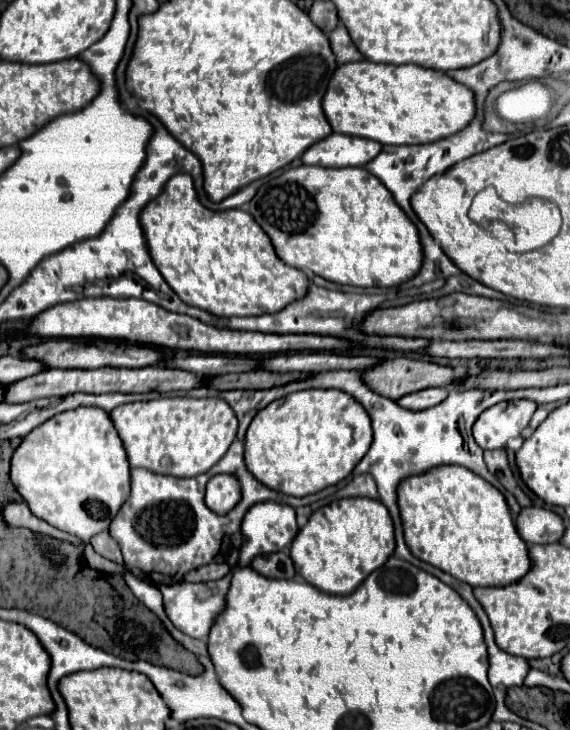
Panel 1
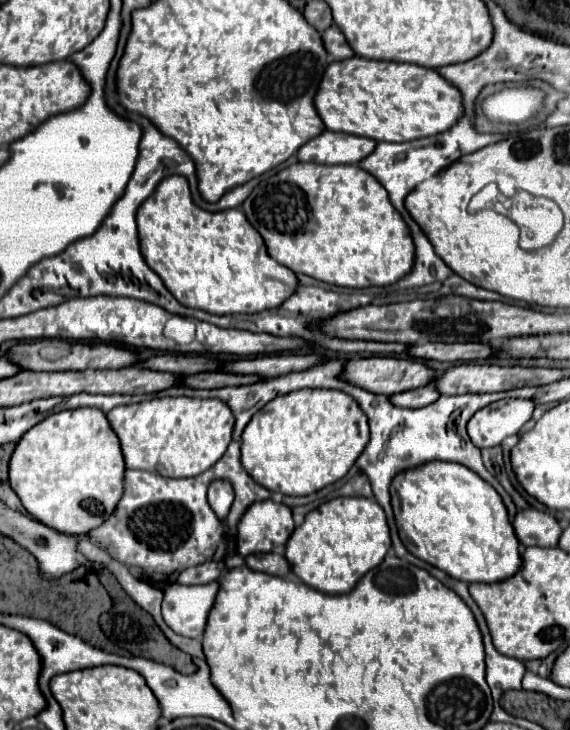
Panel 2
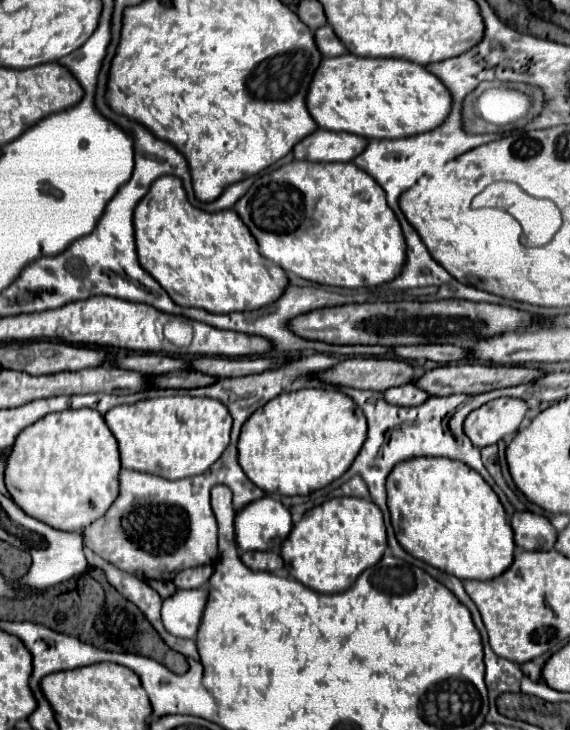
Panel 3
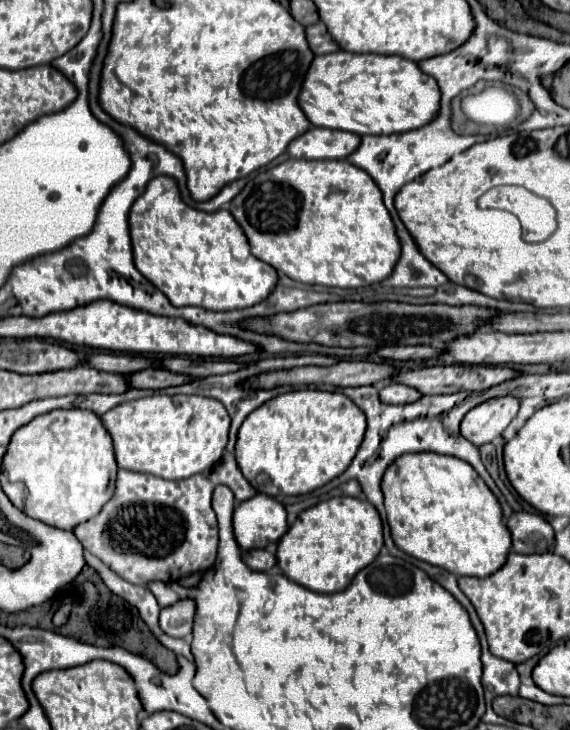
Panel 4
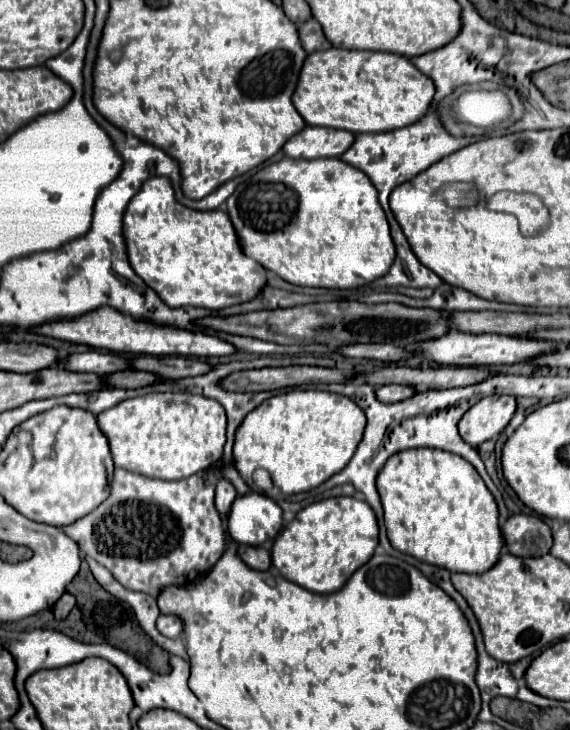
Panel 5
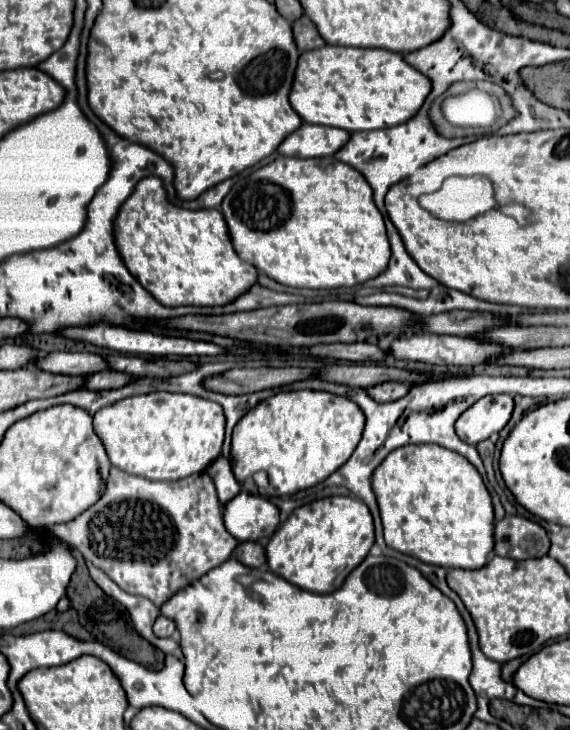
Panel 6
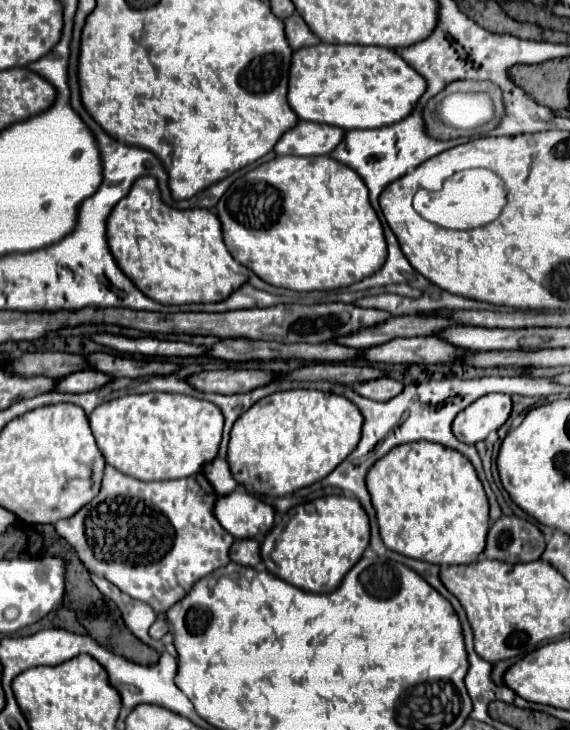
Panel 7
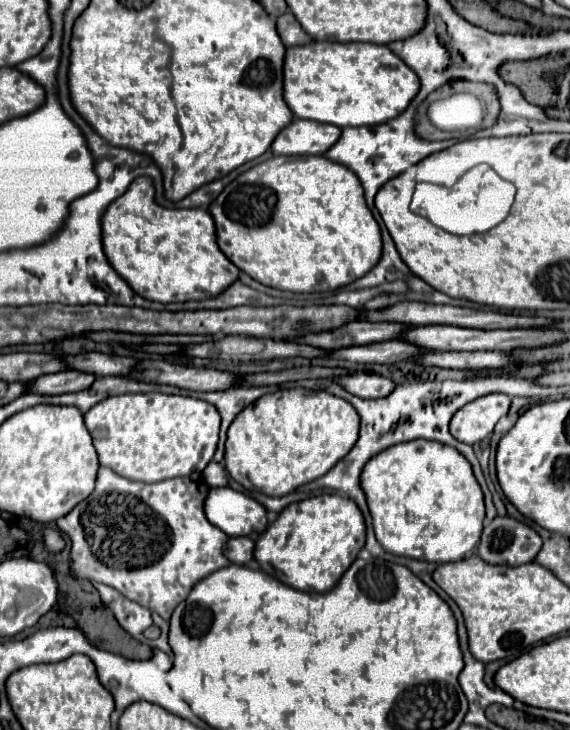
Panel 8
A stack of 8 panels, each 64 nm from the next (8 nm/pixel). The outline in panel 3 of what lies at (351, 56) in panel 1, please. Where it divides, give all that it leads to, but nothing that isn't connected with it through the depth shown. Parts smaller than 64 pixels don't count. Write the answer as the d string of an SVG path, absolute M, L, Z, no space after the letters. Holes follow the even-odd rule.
M322 26L314 32L314 38L316 38L316 46L320 50L322 56L338 56L338 54L344 54L344 46L342 42L336 38L332 26Z

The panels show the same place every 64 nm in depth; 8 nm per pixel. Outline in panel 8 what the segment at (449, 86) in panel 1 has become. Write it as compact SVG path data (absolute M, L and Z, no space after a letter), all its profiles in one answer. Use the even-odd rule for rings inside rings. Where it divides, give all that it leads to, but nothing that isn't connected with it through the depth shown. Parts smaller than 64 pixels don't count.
M308 42L302 46L288 46L284 54L284 102L296 118L316 120L346 126L374 126L392 120L400 114L420 90L416 74L394 54L388 46L376 46L370 42Z

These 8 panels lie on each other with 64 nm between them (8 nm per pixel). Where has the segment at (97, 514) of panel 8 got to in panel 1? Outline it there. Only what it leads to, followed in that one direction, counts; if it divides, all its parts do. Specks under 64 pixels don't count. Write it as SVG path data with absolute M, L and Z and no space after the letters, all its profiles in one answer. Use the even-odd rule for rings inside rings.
M240 440L232 442L226 456L222 456L210 472L234 472L242 484L242 500L226 516L208 510L204 504L204 490L210 474L196 478L174 478L152 474L144 468L130 472L130 496L110 522L108 532L120 544L124 562L140 568L154 584L174 584L176 576L180 582L188 570L202 564L226 562L232 549L231 536L238 532L244 512L256 502L276 500L276 492L260 484L246 470L244 444Z

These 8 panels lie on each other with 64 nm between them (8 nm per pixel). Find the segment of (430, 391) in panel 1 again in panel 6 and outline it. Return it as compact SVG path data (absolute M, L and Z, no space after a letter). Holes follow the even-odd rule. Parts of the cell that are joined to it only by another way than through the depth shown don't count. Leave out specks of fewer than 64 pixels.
M382 382L382 384L368 388L366 392L376 402L392 402L392 400L398 400L404 394L408 394L408 386L402 382Z

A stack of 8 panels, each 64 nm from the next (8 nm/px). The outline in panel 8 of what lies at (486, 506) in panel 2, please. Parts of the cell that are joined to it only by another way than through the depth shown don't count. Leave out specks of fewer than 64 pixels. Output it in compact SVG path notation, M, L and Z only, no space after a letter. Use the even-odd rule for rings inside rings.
M432 440L394 444L372 456L360 476L380 546L396 556L456 562L472 554L482 532L484 496L468 460L452 446Z

